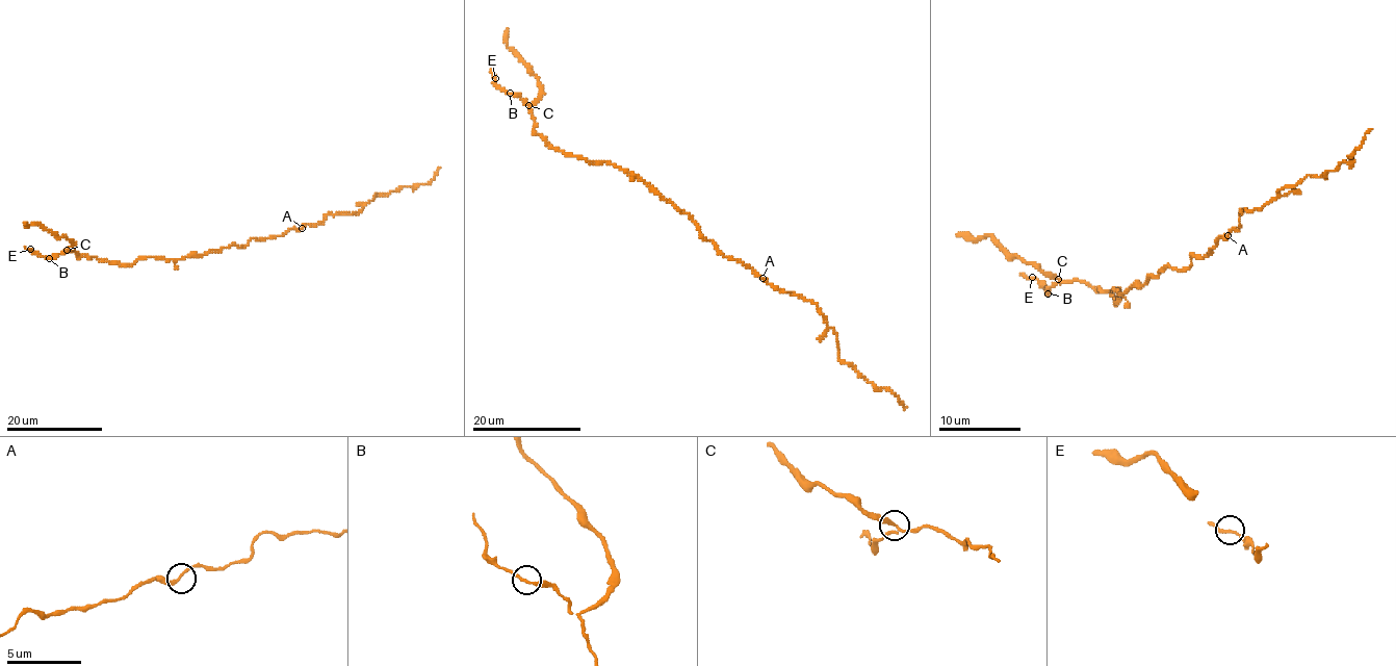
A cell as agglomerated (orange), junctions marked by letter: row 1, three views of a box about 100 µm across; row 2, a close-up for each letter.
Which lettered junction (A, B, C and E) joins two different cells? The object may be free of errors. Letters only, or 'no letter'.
C

